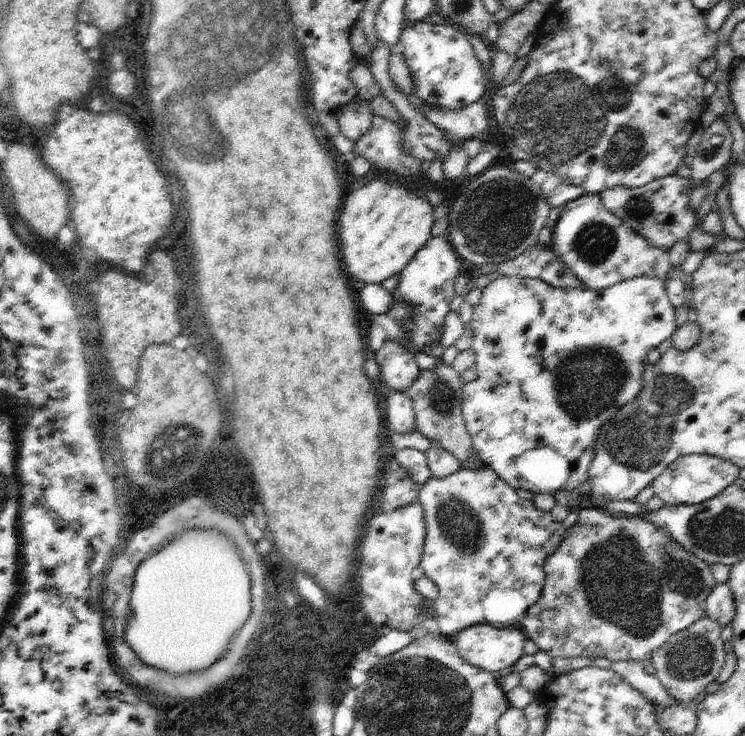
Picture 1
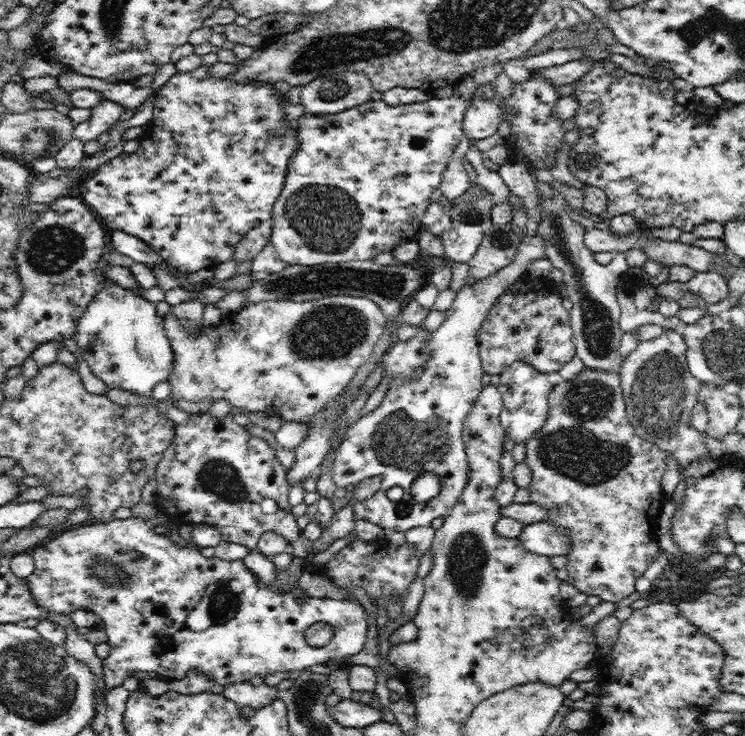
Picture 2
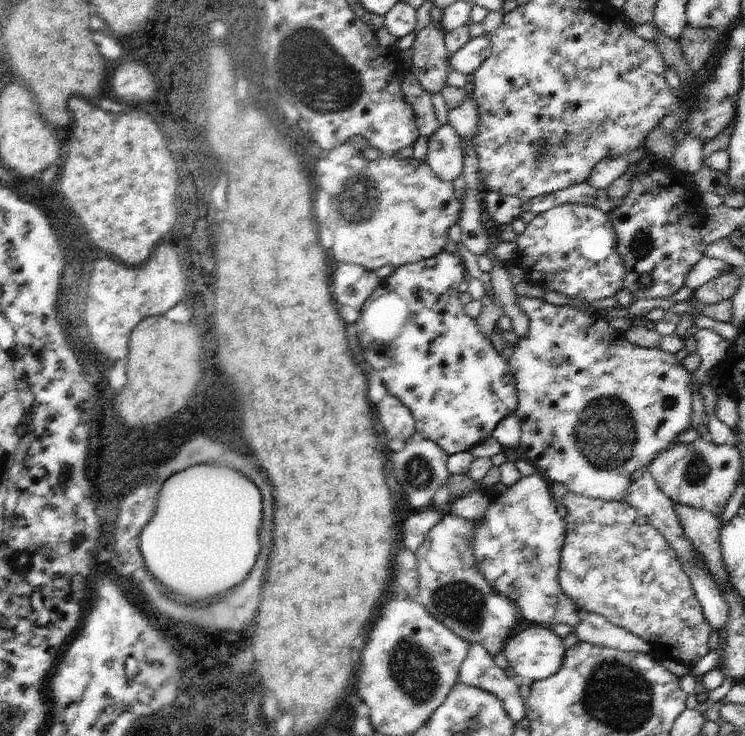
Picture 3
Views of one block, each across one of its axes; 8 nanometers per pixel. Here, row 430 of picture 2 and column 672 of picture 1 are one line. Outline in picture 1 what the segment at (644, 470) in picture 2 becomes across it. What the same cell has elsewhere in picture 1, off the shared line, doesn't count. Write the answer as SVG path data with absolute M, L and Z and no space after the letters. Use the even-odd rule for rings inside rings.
M589 504L577 508L577 520L565 530L559 546L545 558L545 586L539 600L517 626L539 652L555 658L605 658L615 662L645 662L669 638L699 618L707 618L705 600L717 586L709 564L685 552L645 516L609 516Z

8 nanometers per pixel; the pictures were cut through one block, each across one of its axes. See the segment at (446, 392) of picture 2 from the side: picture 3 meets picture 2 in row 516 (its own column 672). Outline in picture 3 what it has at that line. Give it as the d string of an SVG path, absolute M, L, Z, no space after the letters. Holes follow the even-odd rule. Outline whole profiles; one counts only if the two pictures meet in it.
M517 296L517 306L527 314L529 318L529 330L525 336L519 338L519 342L513 346L513 354L509 358L509 370L515 378L515 388L517 388L517 420L519 420L519 428L521 428L521 436L519 436L519 454L523 458L523 462L529 462L529 466L535 468L537 474L541 474L541 478L545 478L549 484L563 484L567 492L577 494L577 496L587 496L587 498L595 498L595 500L615 500L621 502L621 494L629 488L631 484L631 474L635 470L643 470L647 468L653 458L657 458L659 452L663 452L665 448L673 446L673 438L677 438L681 432L691 428L691 376L681 362L675 360L675 356L661 352L657 348L639 348L633 346L625 340L625 332L613 330L609 328L609 324L595 314L585 314L577 308L571 306L553 306L547 304L543 300L533 300L533 298L525 298L525 296Z

